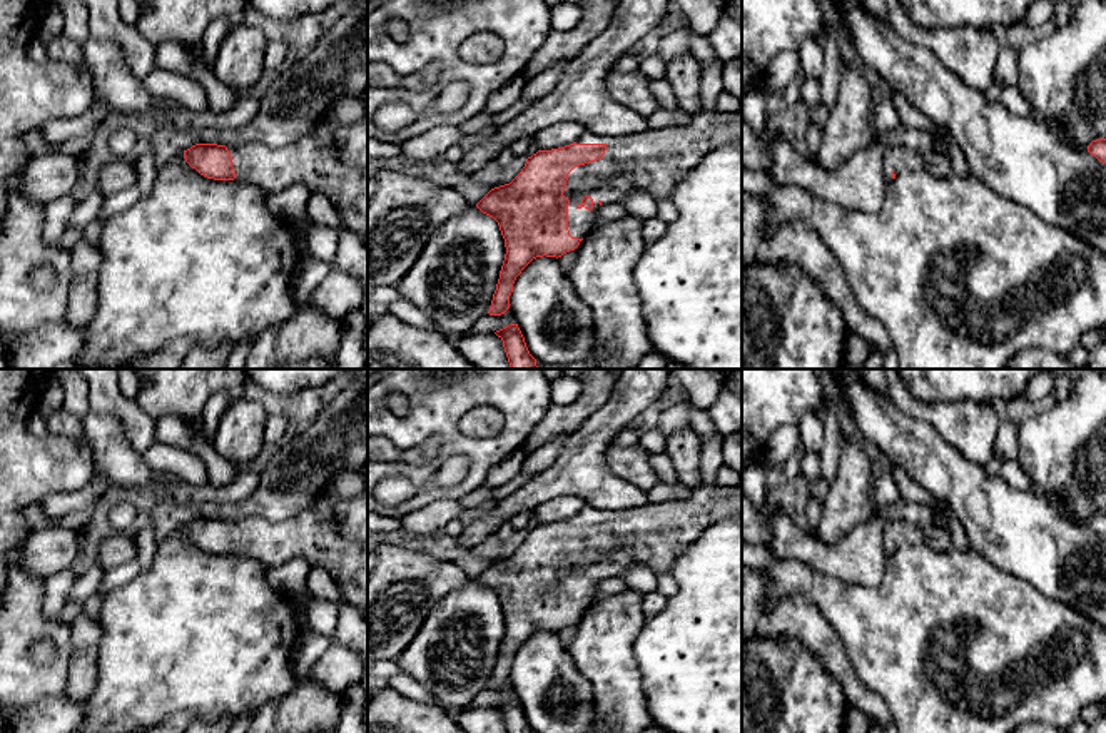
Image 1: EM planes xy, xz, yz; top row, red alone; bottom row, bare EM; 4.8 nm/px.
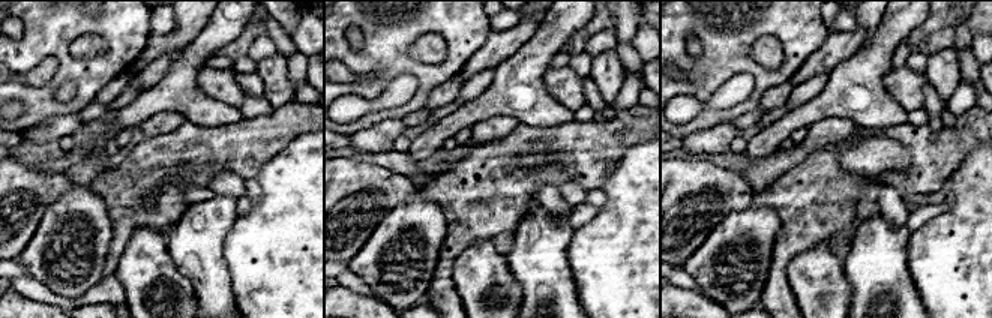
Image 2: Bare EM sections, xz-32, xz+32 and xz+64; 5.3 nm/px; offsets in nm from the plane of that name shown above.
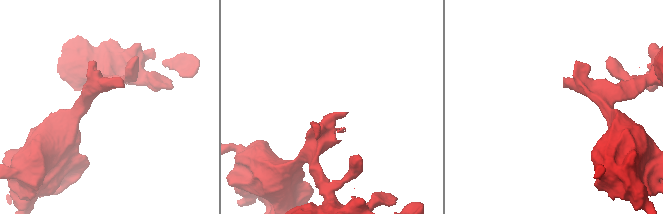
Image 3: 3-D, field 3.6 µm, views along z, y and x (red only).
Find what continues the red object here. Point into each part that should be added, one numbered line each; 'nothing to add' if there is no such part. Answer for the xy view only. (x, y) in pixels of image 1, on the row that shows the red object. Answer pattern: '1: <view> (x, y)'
1: xy (311, 159)

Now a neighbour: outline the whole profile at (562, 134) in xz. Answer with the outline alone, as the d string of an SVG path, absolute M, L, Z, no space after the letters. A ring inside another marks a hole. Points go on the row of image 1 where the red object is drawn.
M560 122L538 132L533 140L538 150L551 150L576 142L585 132L586 129L581 124Z

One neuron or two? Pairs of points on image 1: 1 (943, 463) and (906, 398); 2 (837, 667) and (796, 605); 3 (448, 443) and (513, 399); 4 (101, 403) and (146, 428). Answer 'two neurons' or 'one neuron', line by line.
1: two neurons
2: one neuron
3: one neuron
4: one neuron

